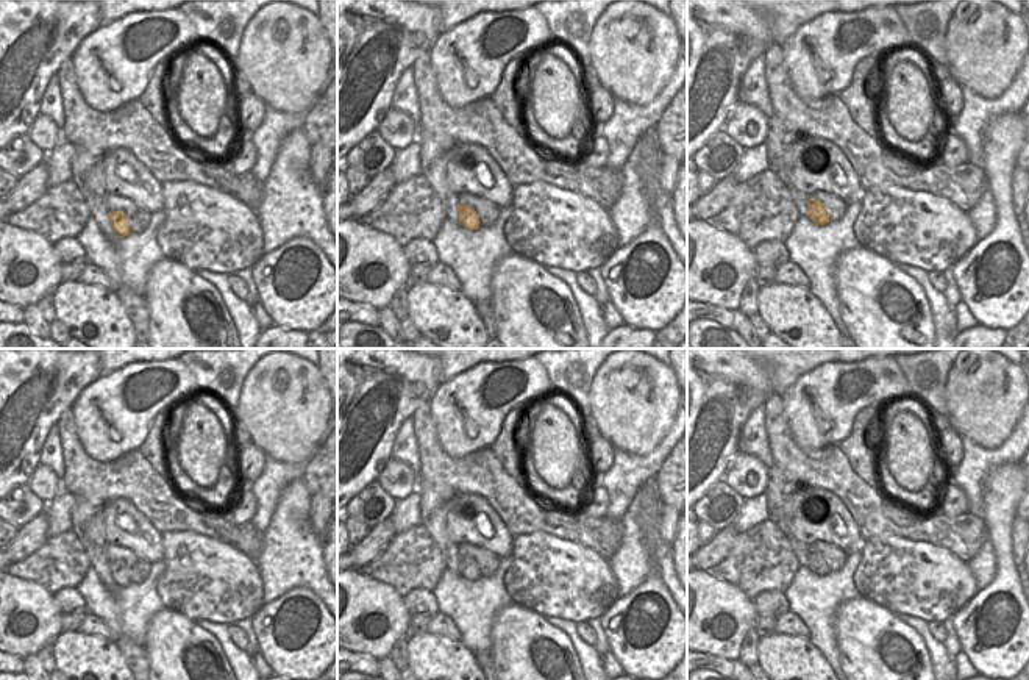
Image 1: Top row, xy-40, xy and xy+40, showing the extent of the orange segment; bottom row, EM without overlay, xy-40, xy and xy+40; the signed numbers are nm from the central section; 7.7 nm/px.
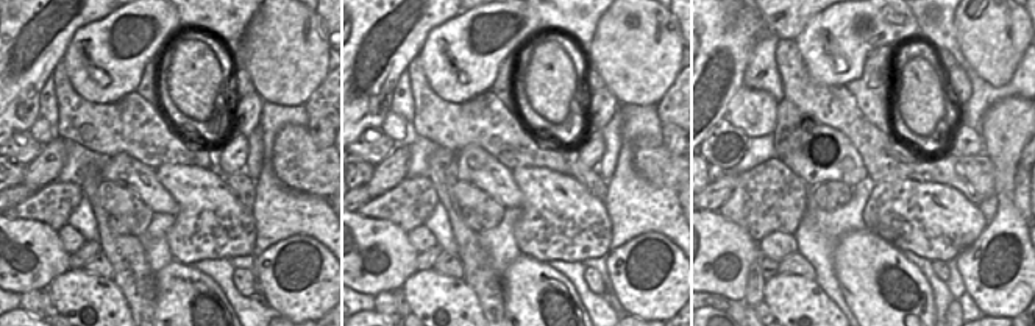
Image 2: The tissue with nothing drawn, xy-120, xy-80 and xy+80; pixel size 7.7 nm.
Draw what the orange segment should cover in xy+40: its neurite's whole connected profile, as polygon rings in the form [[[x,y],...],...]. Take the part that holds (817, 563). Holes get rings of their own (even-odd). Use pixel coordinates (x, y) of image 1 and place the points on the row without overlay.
[[[814,542],[807,549],[807,567],[815,575],[826,575],[840,571],[848,555],[837,546],[829,542]]]

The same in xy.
[[[458,544],[458,561],[459,561],[459,575],[465,580],[478,580],[492,577],[497,569],[500,558],[482,549],[472,544]]]

